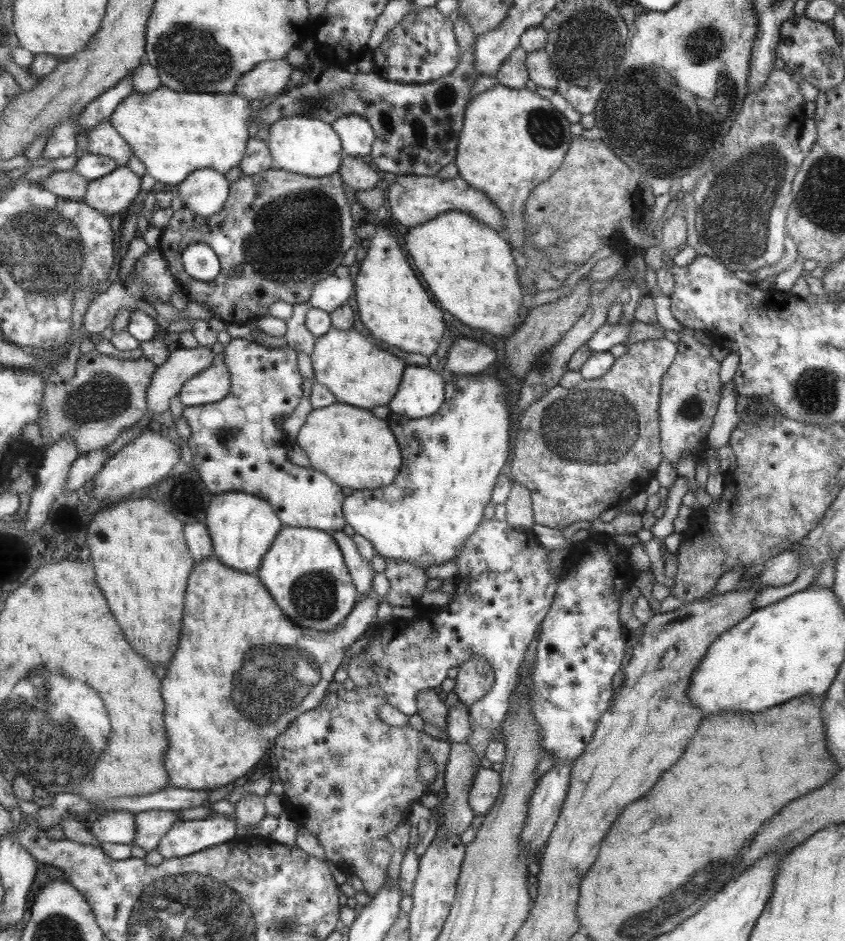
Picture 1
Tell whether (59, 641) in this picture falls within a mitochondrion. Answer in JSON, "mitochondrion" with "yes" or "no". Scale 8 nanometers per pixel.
{"mitochondrion":"no"}

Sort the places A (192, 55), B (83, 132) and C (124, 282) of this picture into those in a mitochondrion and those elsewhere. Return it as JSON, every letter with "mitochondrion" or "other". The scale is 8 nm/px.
{"A":"mitochondrion","B":"other","C":"other"}

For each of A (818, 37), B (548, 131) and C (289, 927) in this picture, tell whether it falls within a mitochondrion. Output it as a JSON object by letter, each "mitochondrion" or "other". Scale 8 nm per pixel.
{"A":"other","B":"mitochondrion","C":"mitochondrion"}

